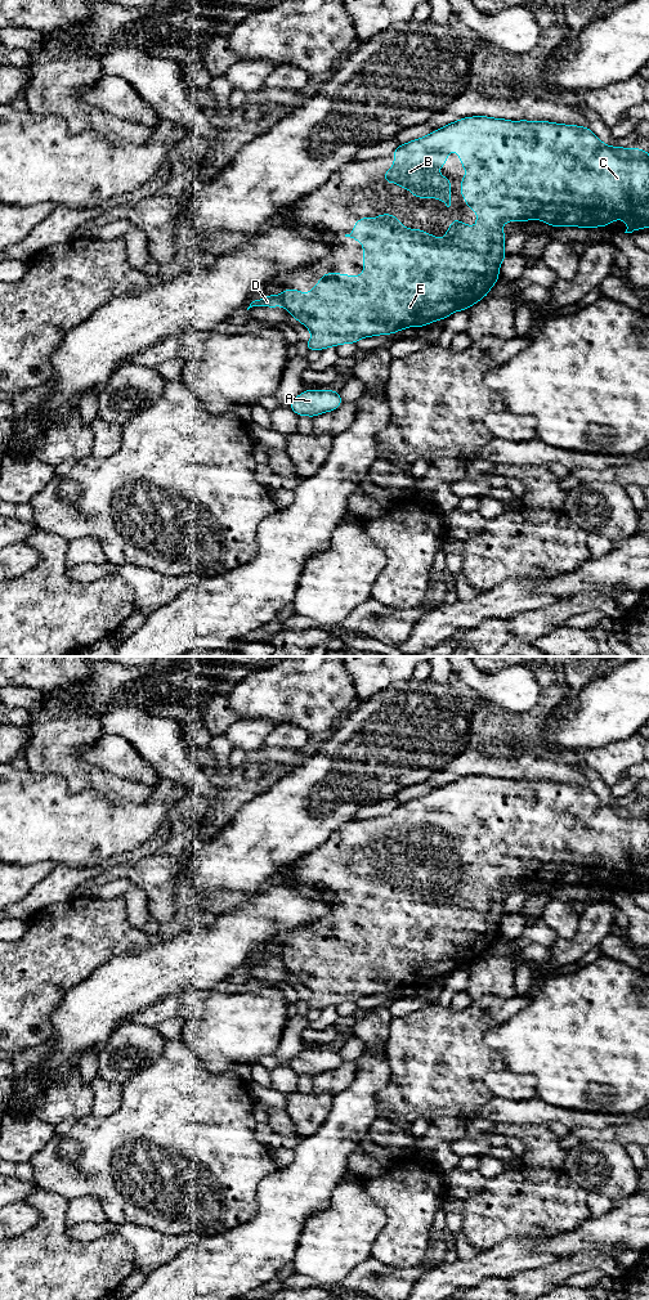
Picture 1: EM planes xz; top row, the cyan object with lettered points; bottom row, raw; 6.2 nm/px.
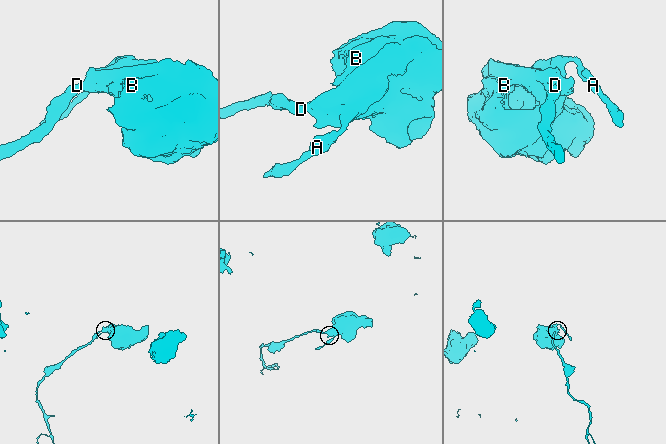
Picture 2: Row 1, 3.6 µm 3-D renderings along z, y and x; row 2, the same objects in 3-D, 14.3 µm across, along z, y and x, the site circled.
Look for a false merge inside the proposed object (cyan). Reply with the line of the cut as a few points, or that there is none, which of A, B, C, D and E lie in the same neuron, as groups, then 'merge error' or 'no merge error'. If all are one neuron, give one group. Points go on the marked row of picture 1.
cut in xz along (277, 296), (282, 304); A B C E / D; merge error

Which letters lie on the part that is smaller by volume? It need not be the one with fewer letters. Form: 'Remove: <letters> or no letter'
Remove: D

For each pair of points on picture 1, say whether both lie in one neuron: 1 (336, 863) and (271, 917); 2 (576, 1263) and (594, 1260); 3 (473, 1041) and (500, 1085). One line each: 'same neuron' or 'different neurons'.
1: different neurons
2: same neuron
3: different neurons

